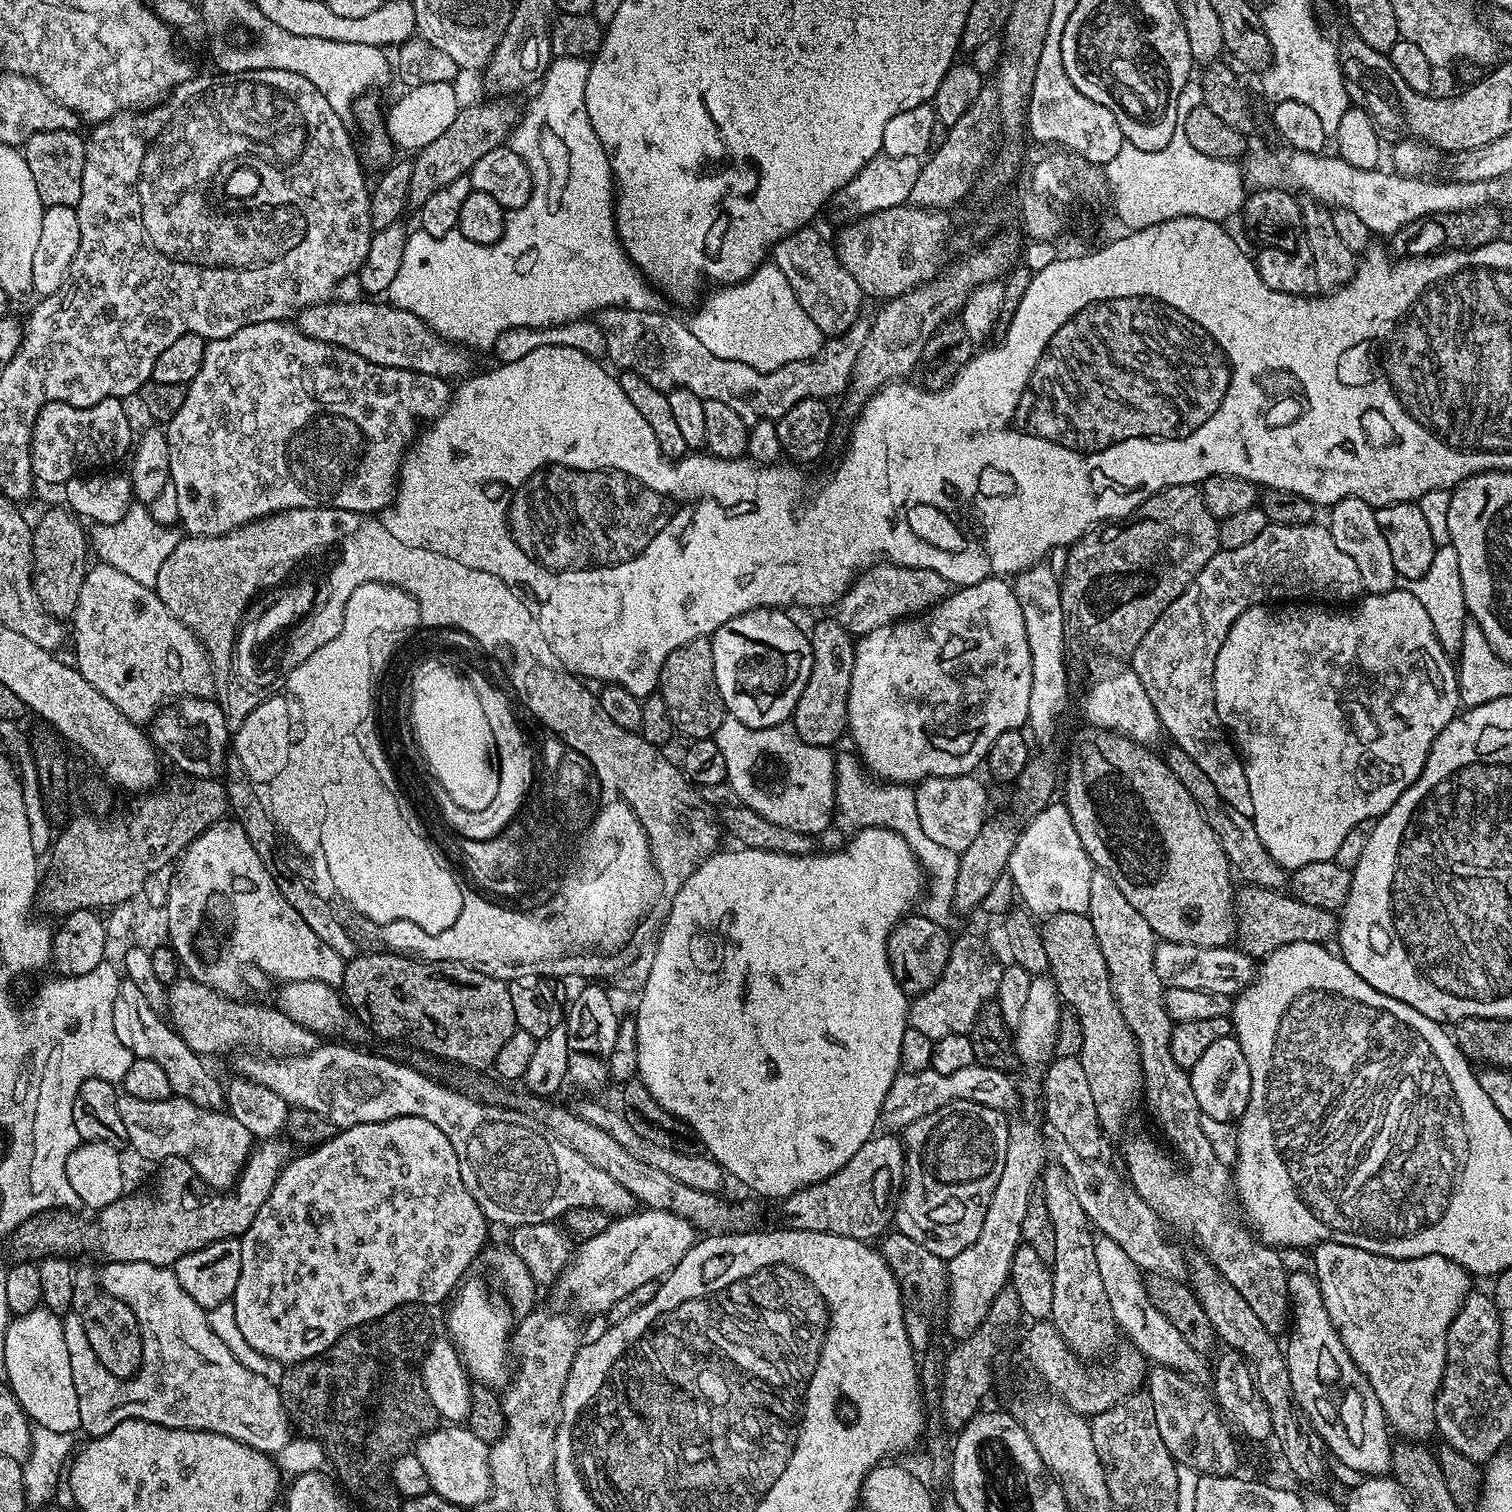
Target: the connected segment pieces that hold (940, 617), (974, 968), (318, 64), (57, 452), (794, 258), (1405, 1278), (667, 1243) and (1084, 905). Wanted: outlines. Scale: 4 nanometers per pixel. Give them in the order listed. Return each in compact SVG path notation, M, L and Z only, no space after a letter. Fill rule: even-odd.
M1004 578L965 584L957 587L948 597L940 601L923 619L905 618L859 637L854 658L854 678L850 678L848 732L858 748L856 752L859 759L881 781L916 784L929 776L969 775L976 770L974 768L979 763L981 765L985 761L990 746L994 746L994 738L998 738L998 734L1006 734L1006 730L1011 728L1020 730L1026 723L1030 710L1030 682L1033 679L1034 674L1030 672L1030 642L1026 642L1026 622L1022 618L1022 606L1018 606L1015 587Z
M964 936L957 939L950 950L946 970L934 986L915 997L909 1005L909 1027L921 1031L935 1041L947 1034L971 1033L980 1012L998 994L998 984L1002 982L1004 964L988 949L988 944L980 936Z
M274 26L274 30L276 30L276 34L270 34L270 36L276 36L276 40L272 40L272 42L276 42L276 44L272 44L270 48L268 48L268 56L270 58L264 58L264 62L262 62L262 68L273 68L274 70L290 70L290 74L302 74L302 78L308 79L310 82L314 82L314 86L318 86L318 90L322 90L322 98L326 98L326 102L330 102L330 106L334 106L334 110L347 110L347 112L351 113L354 108L354 104L352 103L355 96L360 95L362 92L366 91L367 88L376 88L379 84L384 84L388 80L388 72L390 76L390 60L384 57L386 54L385 49L383 47L376 47L374 45L359 45L353 42L340 42L340 41L331 41L329 39L323 38L308 38L308 37L299 37L297 34L290 34L287 30L278 30L278 26Z
M120 398L103 400L93 408L50 402L40 408L32 431L32 470L37 481L63 486L75 476L89 470L100 470L129 455L134 444L134 431Z
M809 226L792 232L786 239L775 245L772 251L772 262L784 273L787 281L811 321L820 332L834 338L852 326L861 317L860 308L864 295L858 282L850 272L841 266L835 247L816 230Z
M1329 1240L1317 1243L1311 1249L1311 1252L1313 1264L1311 1267L1314 1269L1316 1282L1320 1285L1322 1298L1326 1302L1326 1310L1330 1314L1332 1328L1340 1336L1342 1346L1346 1346L1350 1358L1354 1358L1358 1370L1362 1370L1362 1374L1370 1382L1374 1394L1378 1394L1378 1402L1384 1411L1385 1420L1388 1421L1395 1431L1396 1428L1400 1431L1399 1435L1401 1437L1421 1442L1427 1441L1429 1439L1427 1436L1436 1432L1436 1395L1440 1389L1440 1383L1444 1377L1444 1367L1446 1366L1448 1327L1469 1294L1470 1285L1468 1285L1468 1280L1470 1281L1470 1274L1461 1264L1455 1264L1454 1261L1447 1260L1441 1256L1423 1256L1422 1258L1410 1258L1409 1260L1395 1260L1389 1256L1379 1256L1373 1252L1358 1250L1354 1246L1346 1246L1345 1244L1330 1242Z
M657 1208L633 1211L627 1216L613 1219L600 1234L583 1241L575 1249L572 1259L564 1267L564 1273L554 1285L555 1291L560 1291L564 1296L573 1296L577 1306L584 1312L606 1314L617 1302L626 1298L630 1290L638 1290L638 1286L645 1282L659 1281L672 1272L697 1239L697 1229L693 1228L690 1222L686 1222L686 1218L678 1218L678 1214Z
M1063 802L1046 804L1019 829L1006 869L1013 878L1019 903L1036 918L1047 918L1059 912L1087 913L1093 871L1092 859L1086 854L1082 838L1078 838L1078 830L1074 830L1070 810Z

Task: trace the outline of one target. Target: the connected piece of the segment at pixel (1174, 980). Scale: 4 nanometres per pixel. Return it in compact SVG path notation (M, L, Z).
M1159 941L1155 948L1154 968L1165 987L1205 991L1232 998L1252 984L1256 962L1253 957L1234 946L1202 947Z

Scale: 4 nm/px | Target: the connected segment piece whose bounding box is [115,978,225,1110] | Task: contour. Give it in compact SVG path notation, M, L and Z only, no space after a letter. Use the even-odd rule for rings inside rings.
M127 978L121 981L119 992L115 996L116 1032L120 1036L144 1036L146 1038L146 1044L134 1044L131 1047L133 1055L158 1062L162 1070L166 1070L173 1095L188 1099L203 1108L221 1109L225 1105L223 1083L220 1084L210 1074L199 1053L193 1051L176 1029L162 1016L160 1018L156 1012L157 1009L145 998L136 983Z

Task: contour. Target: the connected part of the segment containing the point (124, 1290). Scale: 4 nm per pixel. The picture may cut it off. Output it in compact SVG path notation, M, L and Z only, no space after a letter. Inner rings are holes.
M117 1260L105 1263L105 1268L99 1269L98 1275L100 1285L111 1294L114 1298L118 1298L122 1302L126 1302L126 1306L130 1306L130 1310L134 1310L136 1321L140 1327L140 1337L142 1338L142 1362L140 1369L135 1376L128 1380L119 1380L114 1374L110 1374L106 1370L106 1366L99 1362L94 1350L87 1341L86 1330L82 1327L82 1322L75 1313L69 1313L64 1319L63 1337L66 1342L76 1342L76 1380L74 1382L74 1390L78 1394L78 1410L80 1411L80 1428L88 1431L89 1437L95 1438L106 1434L116 1425L120 1425L123 1421L140 1420L154 1422L156 1425L170 1426L171 1428L189 1428L190 1430L202 1430L203 1432L213 1432L214 1434L222 1434L226 1438L234 1438L238 1442L242 1442L251 1448L257 1448L259 1452L267 1452L269 1454L277 1454L284 1446L288 1444L287 1424L285 1424L284 1412L281 1412L280 1402L276 1399L276 1394L272 1388L265 1384L264 1380L260 1380L261 1376L254 1376L249 1370L245 1361L240 1361L235 1351L226 1346L226 1342L222 1342L222 1338L218 1338L218 1334L214 1334L214 1330L208 1321L208 1312L198 1306L198 1302L194 1302L194 1298L190 1298L190 1294L186 1294L186 1290L182 1290L182 1286L178 1286L178 1278L175 1271L171 1267L163 1268L162 1266L154 1266L150 1262L118 1262Z

